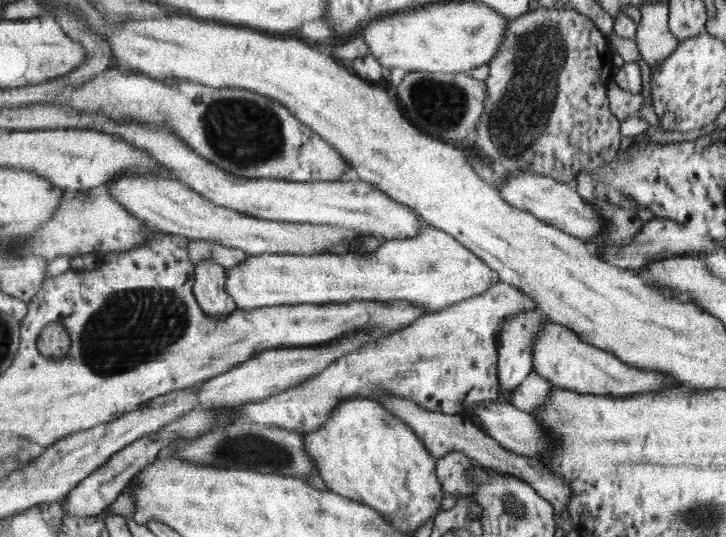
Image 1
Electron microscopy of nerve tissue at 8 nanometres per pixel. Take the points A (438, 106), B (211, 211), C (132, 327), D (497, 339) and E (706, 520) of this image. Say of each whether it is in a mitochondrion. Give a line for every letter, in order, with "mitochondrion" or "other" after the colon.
A: mitochondrion
B: other
C: mitochondrion
D: other
E: mitochondrion

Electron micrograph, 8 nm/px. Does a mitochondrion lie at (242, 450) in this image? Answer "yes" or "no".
yes

